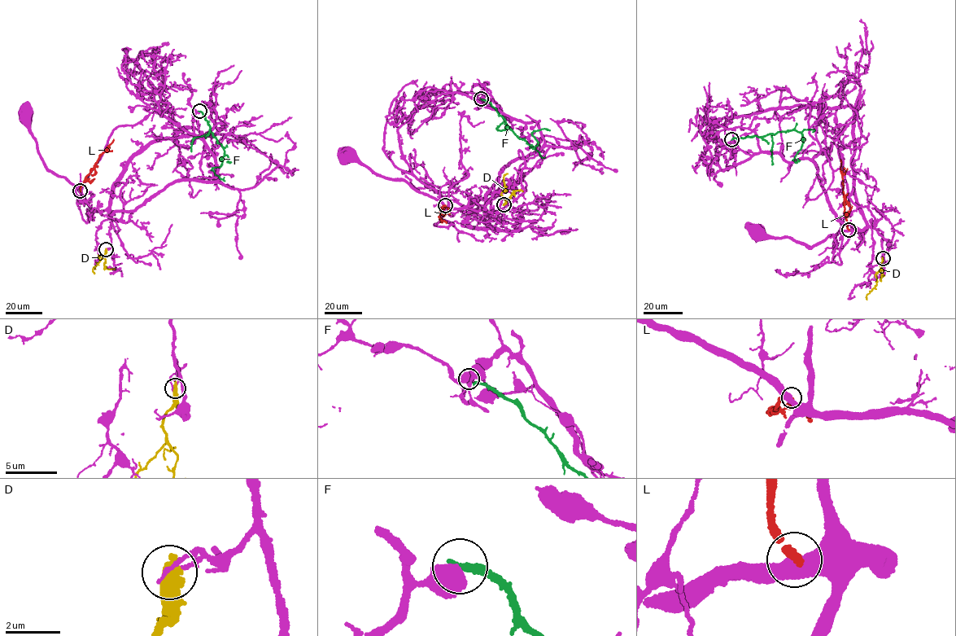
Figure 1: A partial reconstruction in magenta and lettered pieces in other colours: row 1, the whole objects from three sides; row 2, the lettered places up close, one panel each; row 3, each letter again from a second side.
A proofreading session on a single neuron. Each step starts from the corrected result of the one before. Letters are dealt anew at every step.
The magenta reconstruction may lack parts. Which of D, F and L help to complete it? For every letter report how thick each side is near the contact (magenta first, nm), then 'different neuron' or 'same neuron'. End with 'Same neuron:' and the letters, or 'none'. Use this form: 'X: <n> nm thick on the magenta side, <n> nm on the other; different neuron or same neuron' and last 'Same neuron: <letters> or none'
D: 150 nm thick on the magenta side, 550 nm on the other; different neuron
F: 650 nm thick on the magenta side, 280 nm on the other; different neuron
L: 600 nm thick on the magenta side, 260 nm on the other; different neuron
Same neuron: none

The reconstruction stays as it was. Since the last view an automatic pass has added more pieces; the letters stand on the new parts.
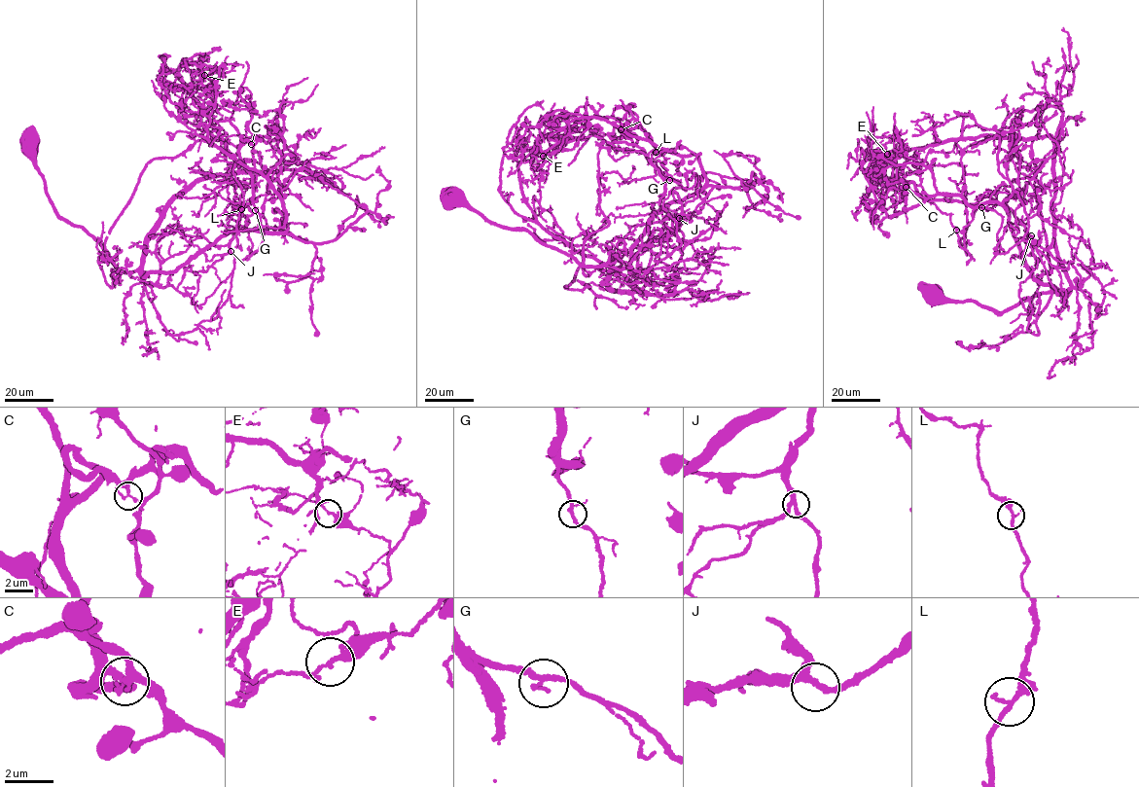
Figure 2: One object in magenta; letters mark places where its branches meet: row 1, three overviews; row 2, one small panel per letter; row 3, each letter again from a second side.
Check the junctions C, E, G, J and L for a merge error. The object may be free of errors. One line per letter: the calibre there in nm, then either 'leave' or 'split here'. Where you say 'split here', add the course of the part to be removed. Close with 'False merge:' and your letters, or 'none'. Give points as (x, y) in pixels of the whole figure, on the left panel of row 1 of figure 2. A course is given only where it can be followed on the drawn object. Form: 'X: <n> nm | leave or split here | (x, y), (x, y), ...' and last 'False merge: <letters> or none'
C: 180 nm | split here | (251, 144), (240, 137), (256, 201), (240, 210), (230, 251), (195, 272), (200, 275), (194, 304)
E: 160 nm | leave
G: 190 nm | leave
J: 280 nm | leave
L: 190 nm | leave
False merge: C

